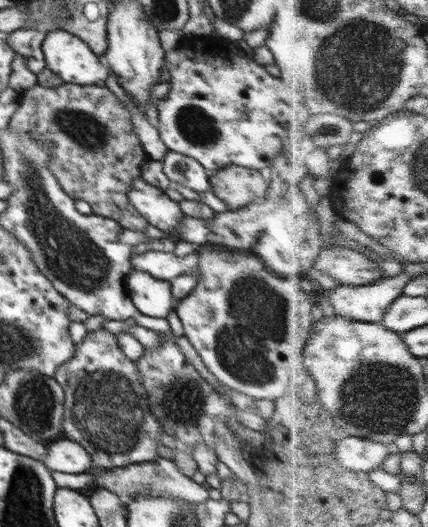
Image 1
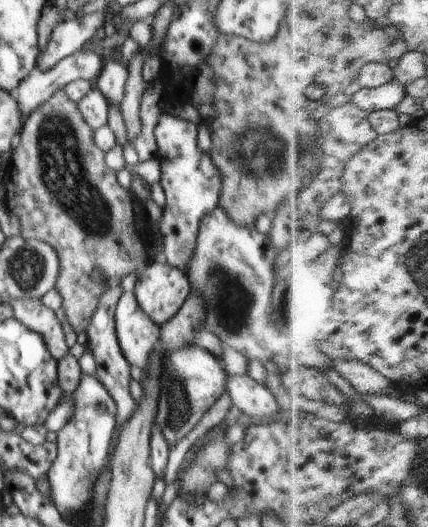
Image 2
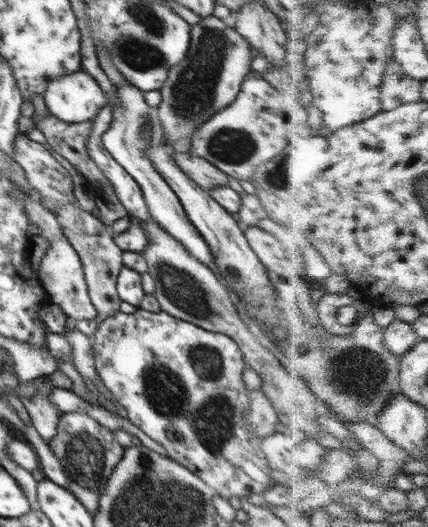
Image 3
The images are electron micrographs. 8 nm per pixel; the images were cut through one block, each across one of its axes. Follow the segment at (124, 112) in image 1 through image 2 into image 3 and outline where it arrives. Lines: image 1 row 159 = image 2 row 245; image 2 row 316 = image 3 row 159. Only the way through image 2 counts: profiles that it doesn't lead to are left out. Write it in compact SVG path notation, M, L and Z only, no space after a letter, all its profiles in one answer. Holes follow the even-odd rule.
M48 114L44 119L34 121L34 125L44 134L46 146L66 158L82 174L86 179L86 187L94 198L102 186L112 186L87 151L93 121L64 123Z

